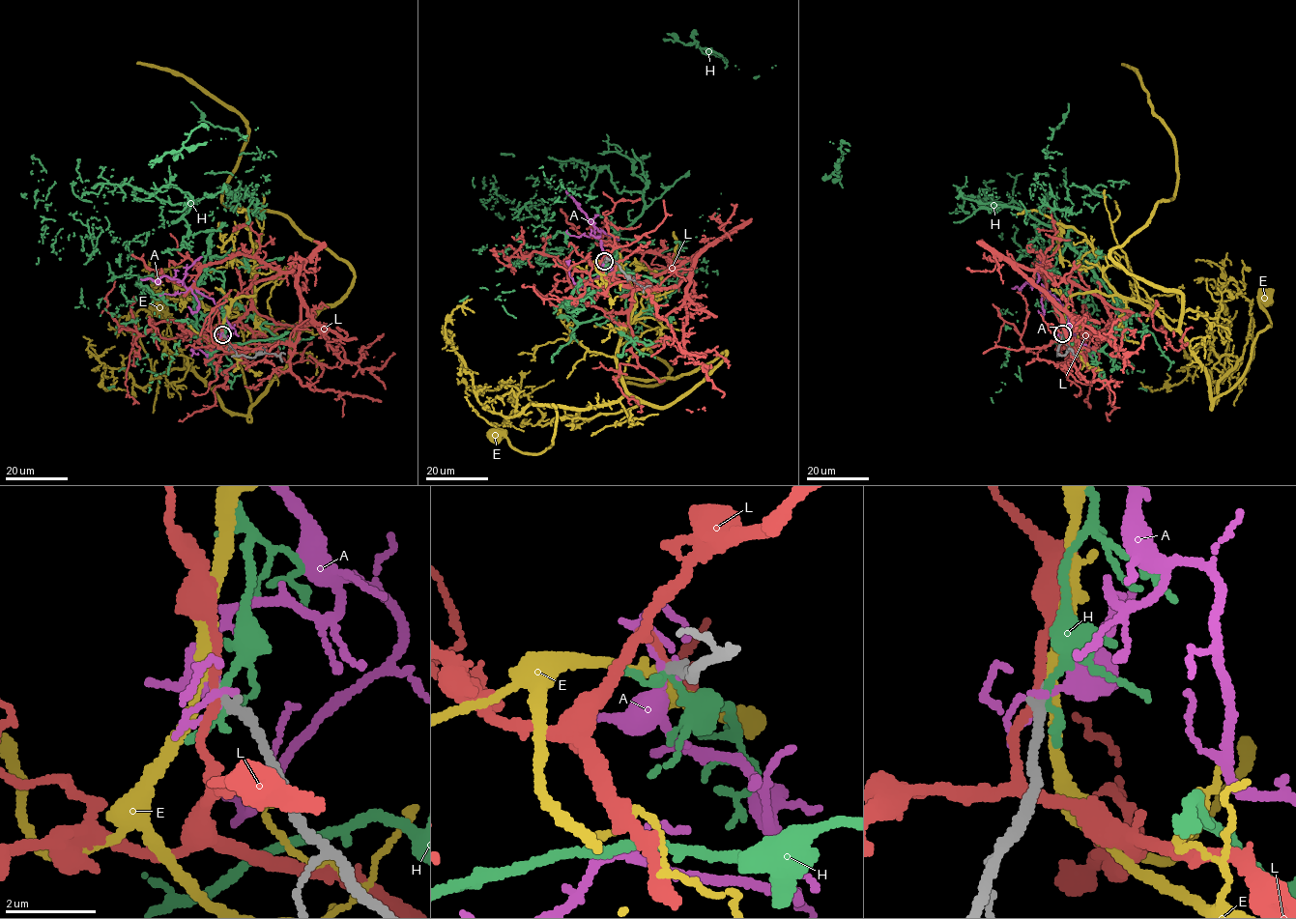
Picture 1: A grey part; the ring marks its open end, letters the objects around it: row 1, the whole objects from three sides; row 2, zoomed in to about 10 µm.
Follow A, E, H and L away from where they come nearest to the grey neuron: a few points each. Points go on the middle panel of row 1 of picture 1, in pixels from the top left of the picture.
A: (604, 262), (612, 272), (614, 265), (602, 248), (593, 226), (566, 190)
E: (603, 262), (636, 299), (616, 360), (625, 392), (557, 407), (554, 444), (539, 453), (495, 433)
H: (604, 261), (626, 263), (612, 222), (619, 233), (586, 260), (540, 255), (555, 188), (594, 197), (538, 168)
L: (604, 261), (607, 279), (667, 288), (708, 245), (622, 312), (590, 306), (555, 257), (512, 272), (493, 255)

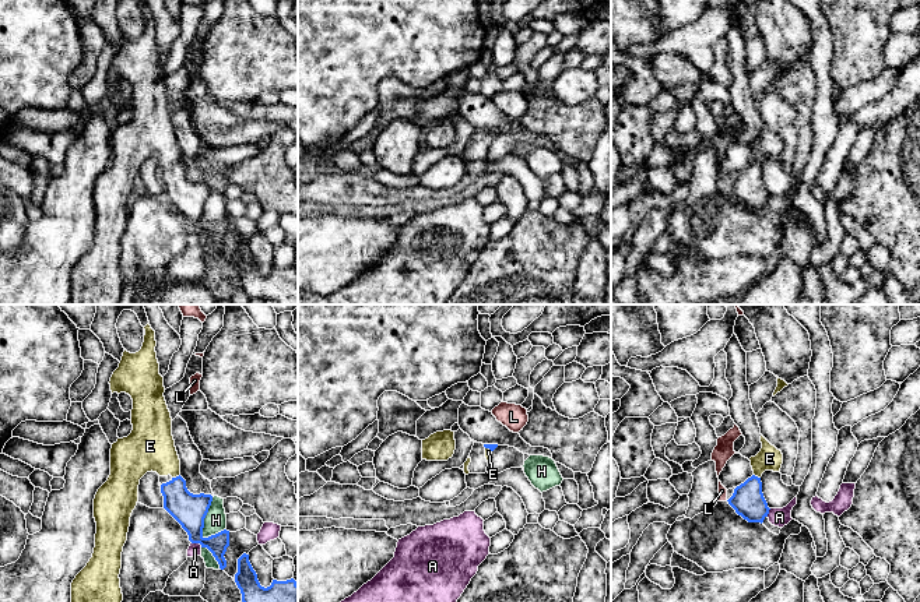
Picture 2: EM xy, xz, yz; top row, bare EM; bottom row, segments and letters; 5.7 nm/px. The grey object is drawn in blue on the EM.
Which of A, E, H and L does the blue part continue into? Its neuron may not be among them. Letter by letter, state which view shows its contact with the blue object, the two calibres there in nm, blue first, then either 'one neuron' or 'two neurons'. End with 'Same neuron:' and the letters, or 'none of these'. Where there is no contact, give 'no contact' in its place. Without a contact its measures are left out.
A: xy | 190/80 nm | two neurons
E: xy | 190/280 nm | one neuron
H: xy | 190/130 nm | two neurons
L: no contact | two neurons
Same neuron: E

